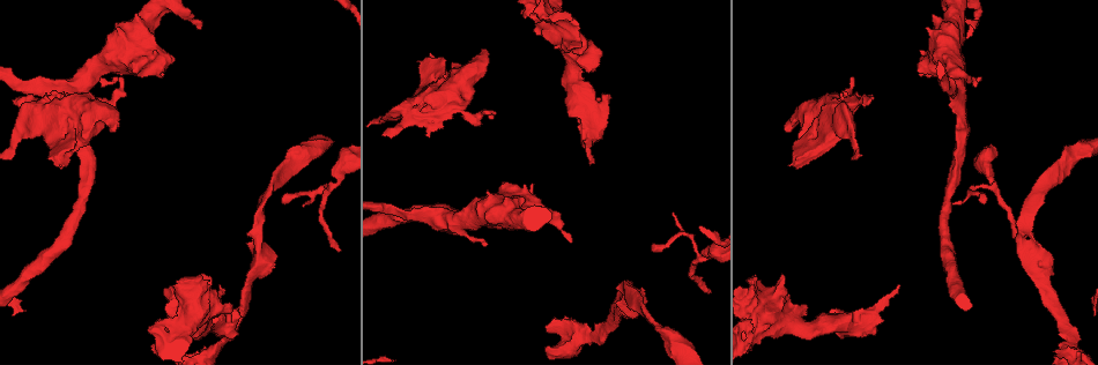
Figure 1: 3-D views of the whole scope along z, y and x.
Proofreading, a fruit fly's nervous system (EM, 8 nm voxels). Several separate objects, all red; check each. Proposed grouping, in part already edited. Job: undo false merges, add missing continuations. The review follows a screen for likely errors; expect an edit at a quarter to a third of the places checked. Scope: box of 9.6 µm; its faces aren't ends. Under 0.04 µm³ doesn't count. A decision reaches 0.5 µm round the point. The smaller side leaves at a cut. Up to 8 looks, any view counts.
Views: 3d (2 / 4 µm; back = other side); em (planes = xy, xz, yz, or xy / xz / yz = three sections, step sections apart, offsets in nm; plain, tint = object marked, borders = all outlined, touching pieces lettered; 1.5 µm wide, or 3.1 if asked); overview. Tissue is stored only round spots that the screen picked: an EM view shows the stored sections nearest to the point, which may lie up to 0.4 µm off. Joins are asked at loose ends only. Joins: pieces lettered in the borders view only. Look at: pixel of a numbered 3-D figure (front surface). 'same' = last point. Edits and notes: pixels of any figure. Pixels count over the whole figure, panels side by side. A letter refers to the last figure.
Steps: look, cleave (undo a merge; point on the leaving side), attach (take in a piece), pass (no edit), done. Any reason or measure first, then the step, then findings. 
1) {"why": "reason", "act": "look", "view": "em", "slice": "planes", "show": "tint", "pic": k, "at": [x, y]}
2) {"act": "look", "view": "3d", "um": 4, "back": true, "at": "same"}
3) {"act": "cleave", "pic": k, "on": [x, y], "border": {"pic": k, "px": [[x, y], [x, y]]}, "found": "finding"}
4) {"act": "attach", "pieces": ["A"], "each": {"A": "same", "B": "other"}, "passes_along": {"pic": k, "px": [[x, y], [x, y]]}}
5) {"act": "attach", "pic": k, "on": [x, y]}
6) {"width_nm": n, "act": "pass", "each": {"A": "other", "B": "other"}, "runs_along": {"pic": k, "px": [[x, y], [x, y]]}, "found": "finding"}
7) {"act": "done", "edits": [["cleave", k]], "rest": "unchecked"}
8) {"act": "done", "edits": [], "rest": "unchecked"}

{"why": "thin end", "act": "look", "view": "em", "slice": "planes", "show": "borders", "pic": 1, "at": [710, 292]}

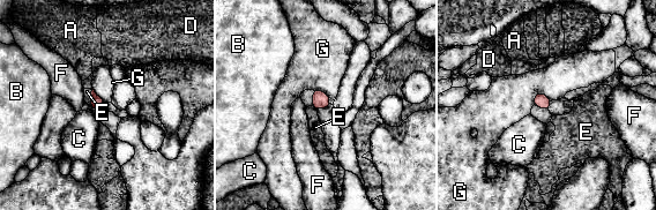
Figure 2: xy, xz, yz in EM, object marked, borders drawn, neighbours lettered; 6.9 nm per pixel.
{"act": "pass", "each": {"A": "other", "B": "other", "C": "other", "D": "other", "E": "other", "F": "other", "G": "other"}, "border": {"pic": 2, "px": [[551, 100], [538, 92], [532, 104]]}, "found": "no lettered piece goes on from it"}

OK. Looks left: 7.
{"why": "stops while still wide", "act": "look", "view": "em", "slice": "planes", "show": "borders", "pic": 1, "at": [579, 48]}

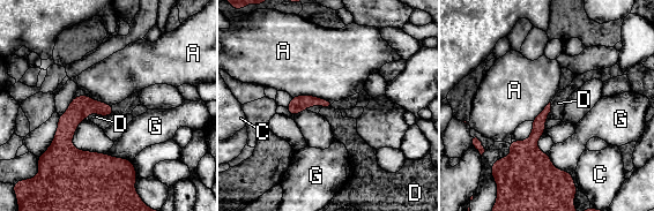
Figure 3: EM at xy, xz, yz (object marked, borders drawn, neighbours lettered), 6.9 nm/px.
{"longest_contact_nm": ["A", 300], "act": "pass", "each": {"A": "other", "C": "other", "D": "other", "G": "other"}, "border": {"pic": 3, "px": [[551, 103], [551, 112], [547, 117]]}, "found": "none of them fits"}

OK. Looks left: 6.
{"why": "stops while still wide", "act": "look", "view": "em", "slice": "xz", "step": 4, "show": "borders", "pic": 1, "at": [61, 166]}

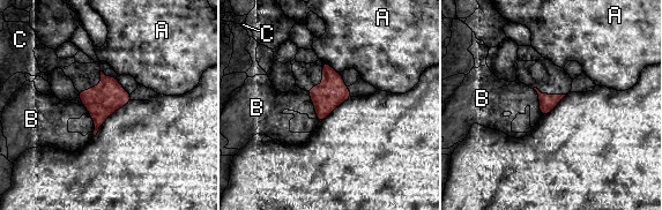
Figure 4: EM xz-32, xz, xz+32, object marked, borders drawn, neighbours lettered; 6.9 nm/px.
{"act": "pass", "each": {"A": "other", "B": "other", "C": "other"}, "border": {"pic": 4, "px": [[533, 89], [537, 95], [541, 115]]}, "found": "no lettered piece goes on from it"}

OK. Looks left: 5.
{"act": "done", "edits": [], "rest": "unchecked"}

